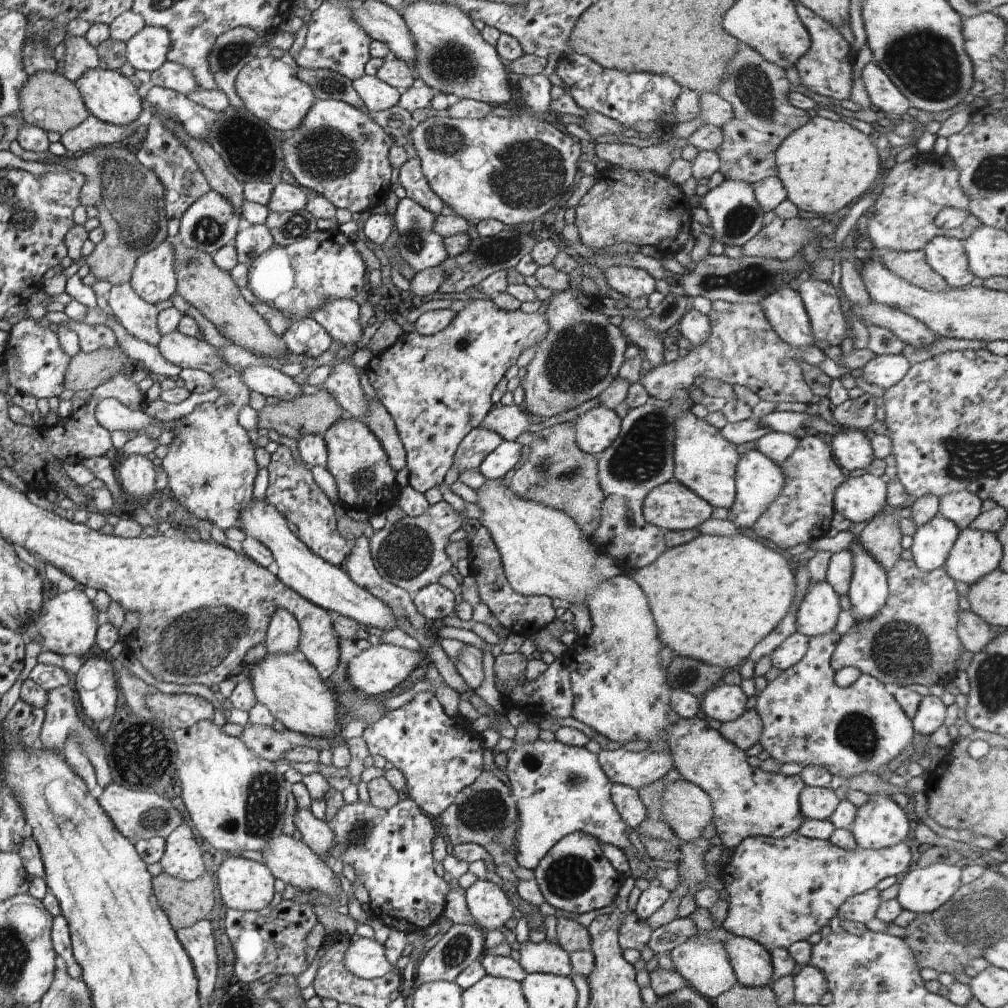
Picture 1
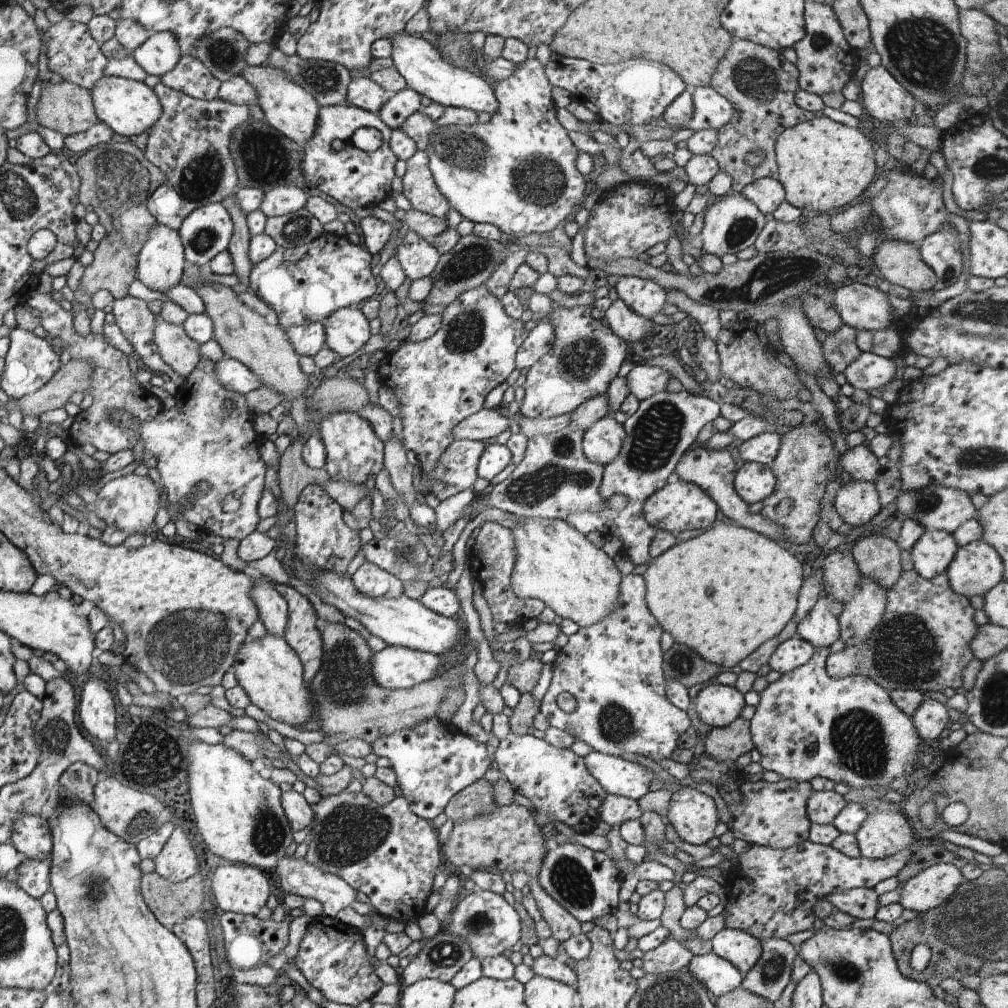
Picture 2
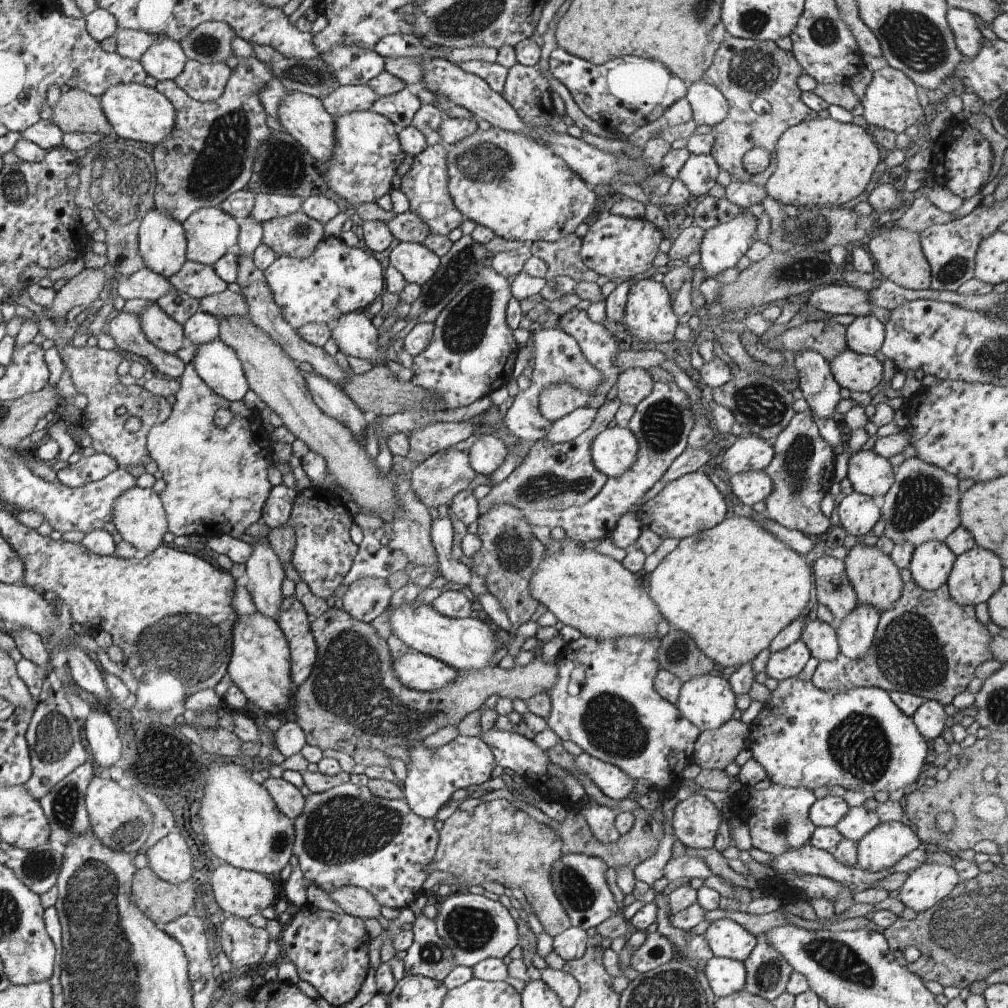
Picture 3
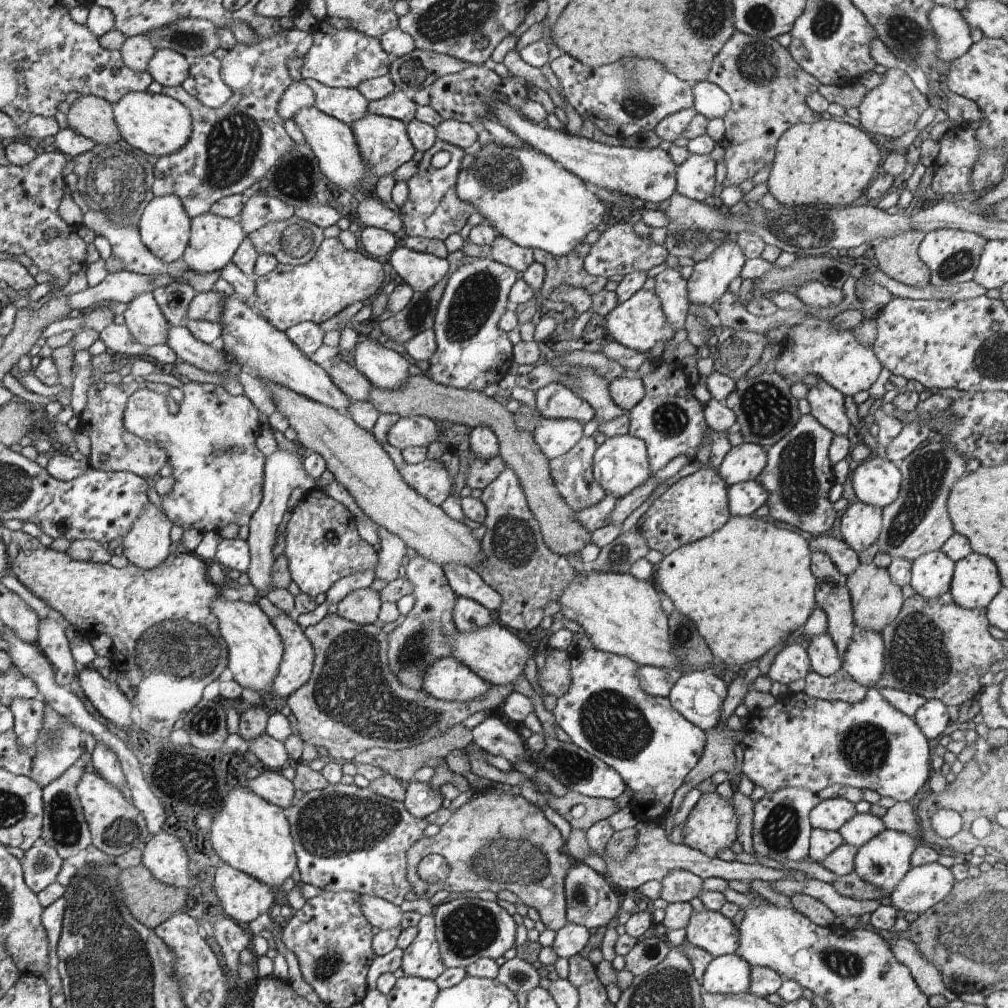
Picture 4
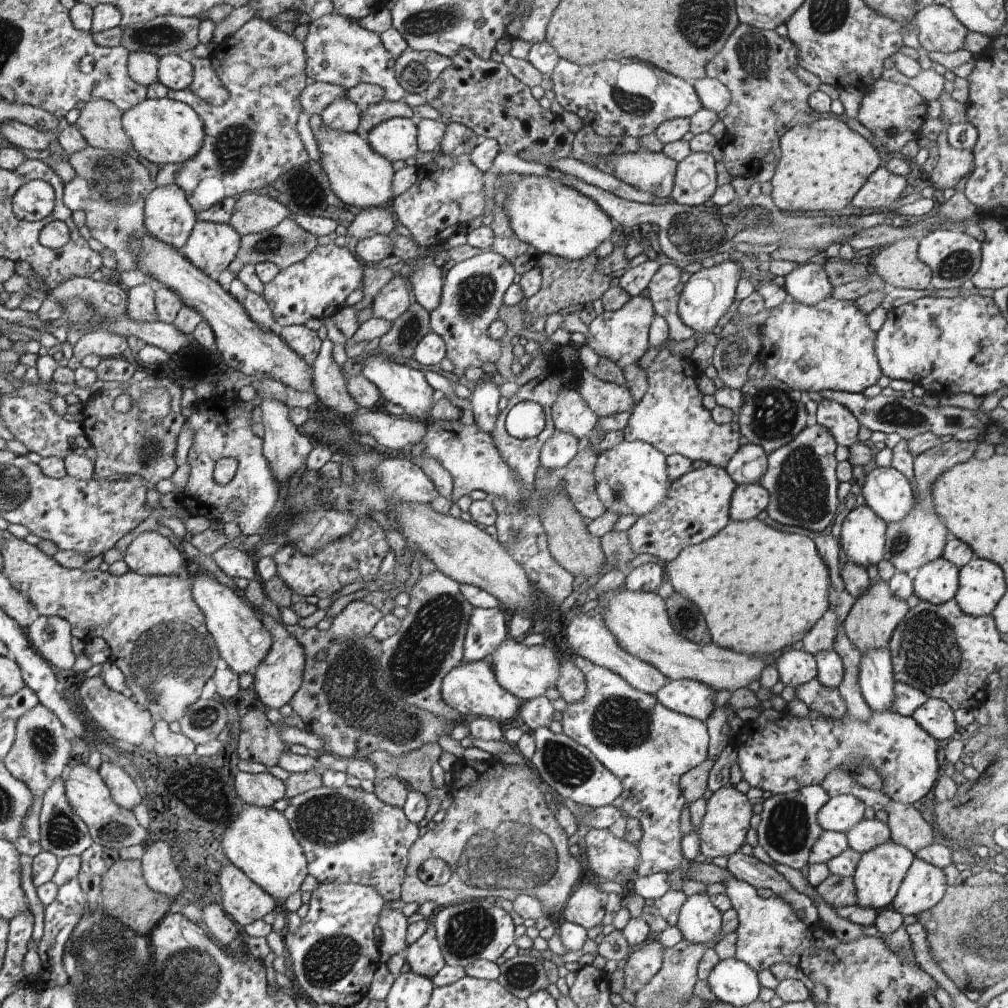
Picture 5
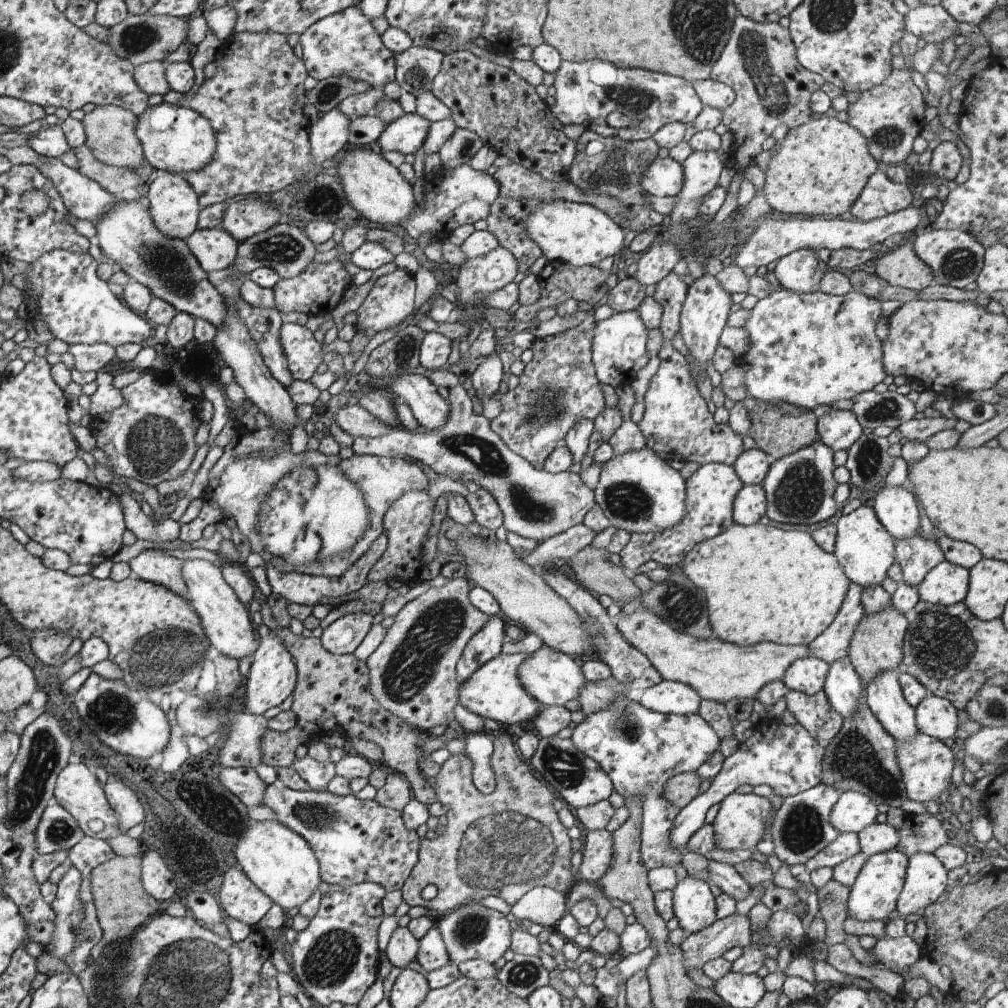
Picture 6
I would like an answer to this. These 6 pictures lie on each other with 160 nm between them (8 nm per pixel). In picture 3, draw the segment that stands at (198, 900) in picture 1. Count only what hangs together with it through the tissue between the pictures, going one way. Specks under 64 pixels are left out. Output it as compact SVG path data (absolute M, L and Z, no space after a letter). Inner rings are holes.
M145 867L136 870L131 891L140 911L163 930L168 922L176 921L190 912L190 908L194 908L196 890L193 881L190 879L182 884L166 882L150 867Z

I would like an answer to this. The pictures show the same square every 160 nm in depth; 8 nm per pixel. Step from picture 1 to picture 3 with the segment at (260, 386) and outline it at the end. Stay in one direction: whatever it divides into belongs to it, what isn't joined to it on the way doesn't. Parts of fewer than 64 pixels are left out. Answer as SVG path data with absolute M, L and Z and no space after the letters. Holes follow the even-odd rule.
M219 339L198 345L192 364L207 386L229 402L243 401L248 393L242 360Z

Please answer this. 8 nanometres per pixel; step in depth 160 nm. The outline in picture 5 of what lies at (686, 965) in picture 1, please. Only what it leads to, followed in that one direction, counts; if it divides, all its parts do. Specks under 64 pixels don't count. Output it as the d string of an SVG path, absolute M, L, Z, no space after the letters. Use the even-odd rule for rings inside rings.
M736 957L719 960L706 982L718 1001L734 1007L758 1000L761 988L757 972Z

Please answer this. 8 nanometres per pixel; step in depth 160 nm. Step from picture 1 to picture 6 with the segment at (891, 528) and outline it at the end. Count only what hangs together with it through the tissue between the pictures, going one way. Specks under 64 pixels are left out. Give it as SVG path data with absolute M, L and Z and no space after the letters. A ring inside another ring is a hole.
M890 606L886 612L878 612L878 614L864 614L854 638L850 642L850 650L848 657L851 660L853 668L861 678L865 685L870 684L876 676L888 672L888 670L897 670L904 658L902 648L904 646L904 636L907 634L910 622L909 616L898 614L898 610Z

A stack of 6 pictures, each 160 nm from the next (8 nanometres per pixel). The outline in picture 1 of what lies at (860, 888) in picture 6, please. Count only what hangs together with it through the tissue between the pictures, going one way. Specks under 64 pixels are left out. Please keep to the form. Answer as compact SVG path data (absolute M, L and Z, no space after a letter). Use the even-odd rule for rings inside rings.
M871 794L869 800L858 807L856 818L850 826L858 846L865 849L883 849L904 841L913 832L913 819L886 794Z

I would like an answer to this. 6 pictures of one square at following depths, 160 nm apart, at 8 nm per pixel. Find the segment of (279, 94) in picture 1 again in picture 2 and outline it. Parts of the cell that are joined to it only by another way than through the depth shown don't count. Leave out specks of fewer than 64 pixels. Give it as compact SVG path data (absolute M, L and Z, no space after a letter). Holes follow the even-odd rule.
M247 65L242 70L242 77L255 90L258 97L257 104L264 112L264 121L279 133L293 140L300 147L308 144L316 134L320 116L320 106L314 95L302 88L279 68L270 65Z

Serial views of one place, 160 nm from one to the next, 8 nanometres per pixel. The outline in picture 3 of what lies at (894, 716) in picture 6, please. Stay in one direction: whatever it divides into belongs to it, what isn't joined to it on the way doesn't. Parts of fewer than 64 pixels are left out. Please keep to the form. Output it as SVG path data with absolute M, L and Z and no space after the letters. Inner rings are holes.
M860 604L844 620L835 626L840 653L850 660L860 660L868 654L875 641L881 618L874 606Z

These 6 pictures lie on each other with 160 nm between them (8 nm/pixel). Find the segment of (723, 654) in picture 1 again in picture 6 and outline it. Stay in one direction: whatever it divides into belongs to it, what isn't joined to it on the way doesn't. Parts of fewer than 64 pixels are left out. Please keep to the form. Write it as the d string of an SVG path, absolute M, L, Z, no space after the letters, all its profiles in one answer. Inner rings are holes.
M733 523L715 538L694 546L679 568L696 584L696 588L704 590L714 635L724 642L744 647L762 642L797 646L813 642L838 616L851 582L836 556L820 548L812 534L760 523Z

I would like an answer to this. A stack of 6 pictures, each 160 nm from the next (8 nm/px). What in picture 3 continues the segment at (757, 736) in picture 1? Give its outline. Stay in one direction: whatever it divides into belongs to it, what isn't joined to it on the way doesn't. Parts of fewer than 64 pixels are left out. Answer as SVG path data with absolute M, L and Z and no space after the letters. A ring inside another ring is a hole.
M728 720L717 730L704 730L696 740L692 762L702 770L725 770L748 747L749 726Z

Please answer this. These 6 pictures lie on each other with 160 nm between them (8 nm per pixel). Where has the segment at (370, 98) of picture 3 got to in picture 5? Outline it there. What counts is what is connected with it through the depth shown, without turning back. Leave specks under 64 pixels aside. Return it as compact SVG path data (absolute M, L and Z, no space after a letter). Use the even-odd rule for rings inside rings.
M346 95L335 98L321 112L323 123L337 131L356 133L362 120L362 107Z

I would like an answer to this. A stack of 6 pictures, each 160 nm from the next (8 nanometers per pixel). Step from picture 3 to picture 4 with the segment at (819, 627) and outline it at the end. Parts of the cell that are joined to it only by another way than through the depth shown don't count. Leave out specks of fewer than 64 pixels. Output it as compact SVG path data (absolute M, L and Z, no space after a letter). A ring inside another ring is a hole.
M827 631L812 637L808 642L807 653L814 671L827 677L842 670L843 660L836 643Z

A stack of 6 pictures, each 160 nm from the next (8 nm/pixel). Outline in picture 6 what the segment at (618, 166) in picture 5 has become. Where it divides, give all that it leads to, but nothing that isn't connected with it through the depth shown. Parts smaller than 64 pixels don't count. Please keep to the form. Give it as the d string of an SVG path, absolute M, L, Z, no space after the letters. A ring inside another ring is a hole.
M656 157L639 178L644 192L655 197L675 197L682 188L683 168L670 157Z

